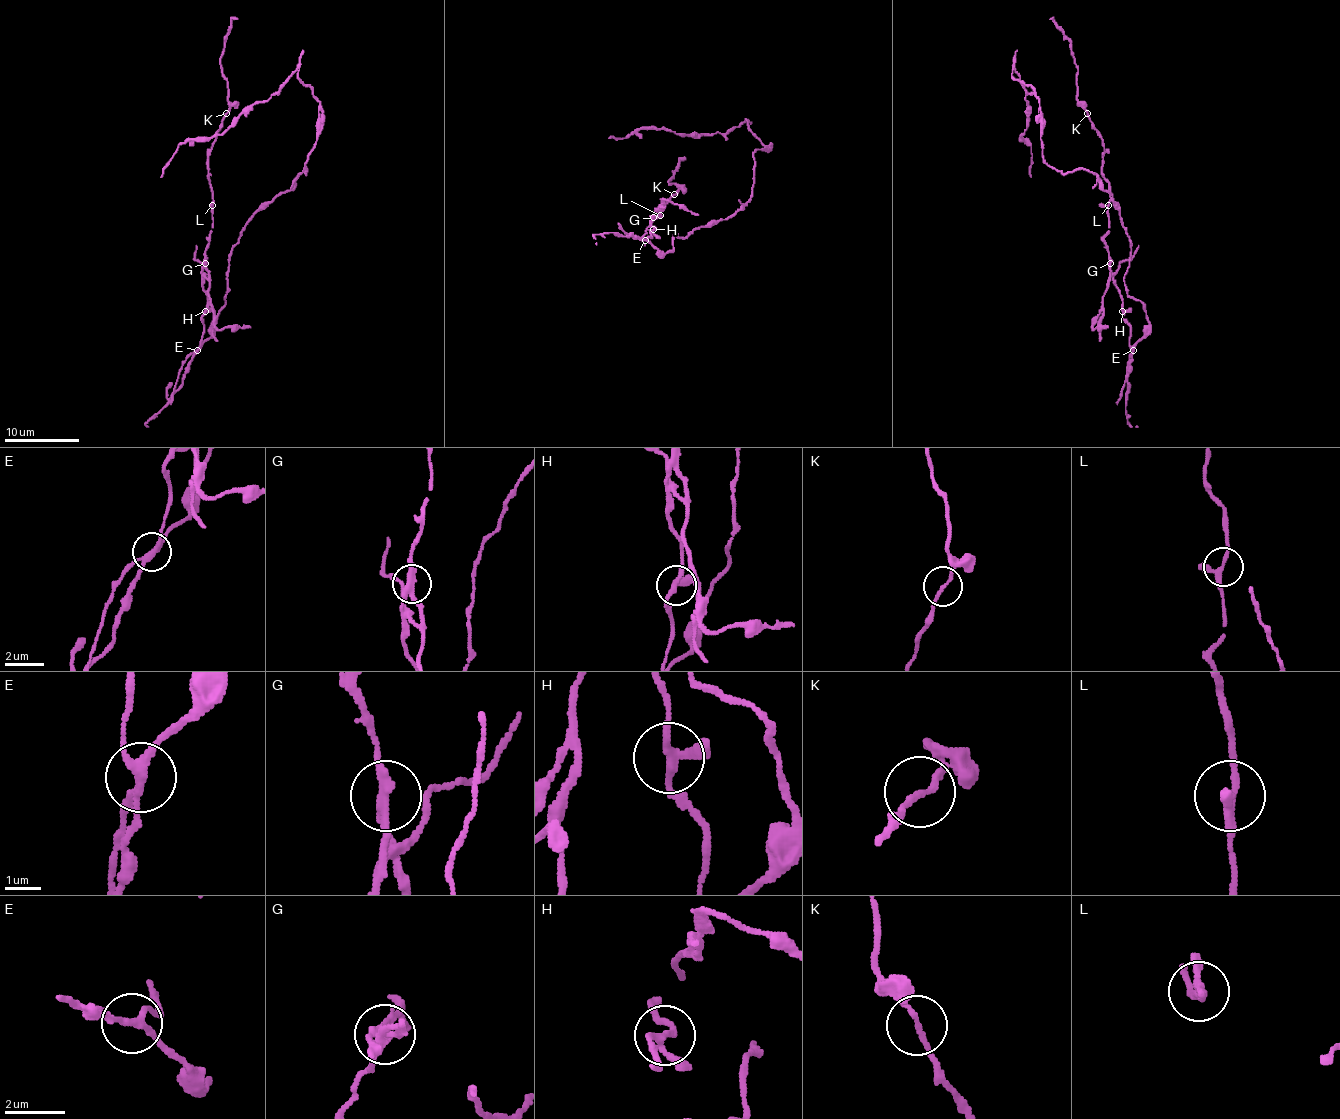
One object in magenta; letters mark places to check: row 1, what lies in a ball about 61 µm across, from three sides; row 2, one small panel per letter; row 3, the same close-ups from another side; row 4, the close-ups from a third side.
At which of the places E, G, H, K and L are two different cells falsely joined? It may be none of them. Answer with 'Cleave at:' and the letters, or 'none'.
Cleave at: E, G

